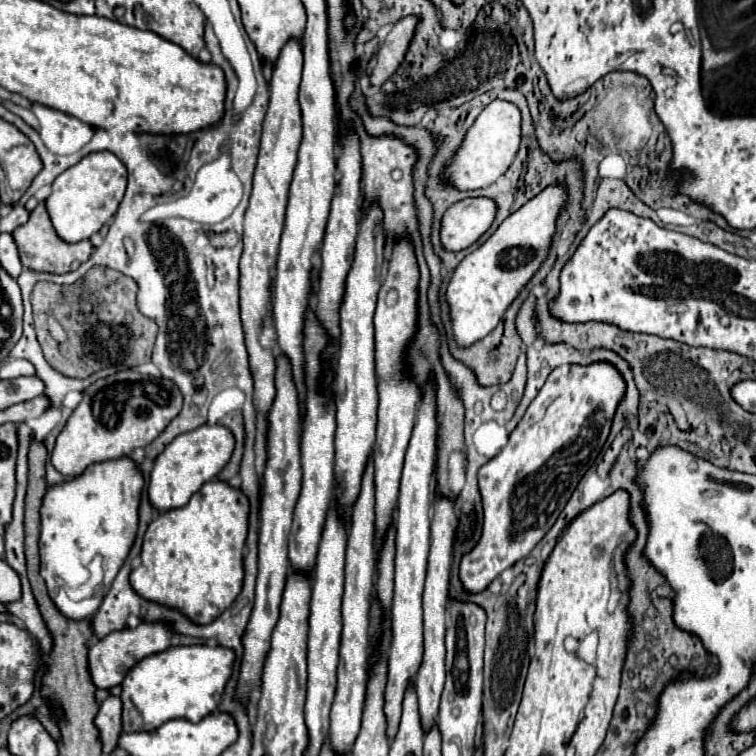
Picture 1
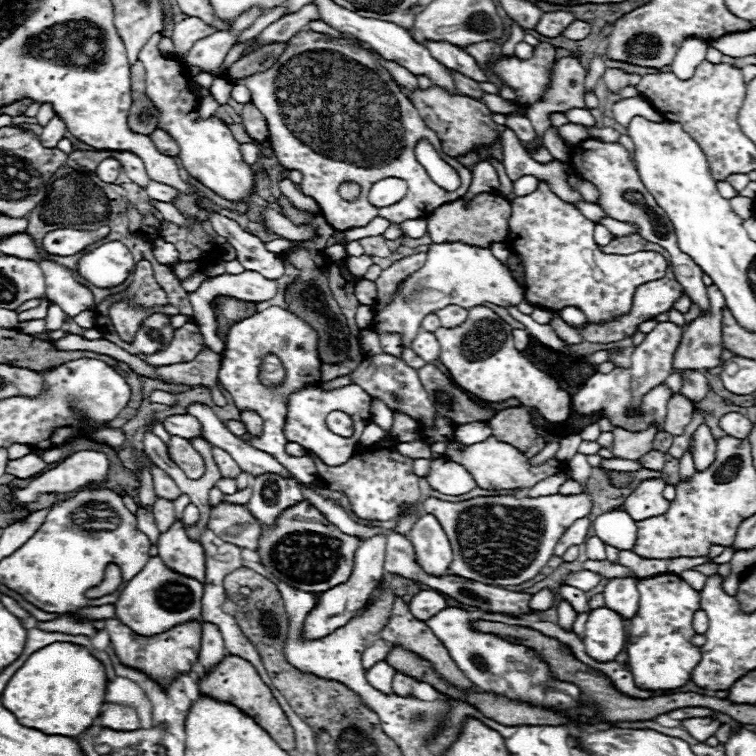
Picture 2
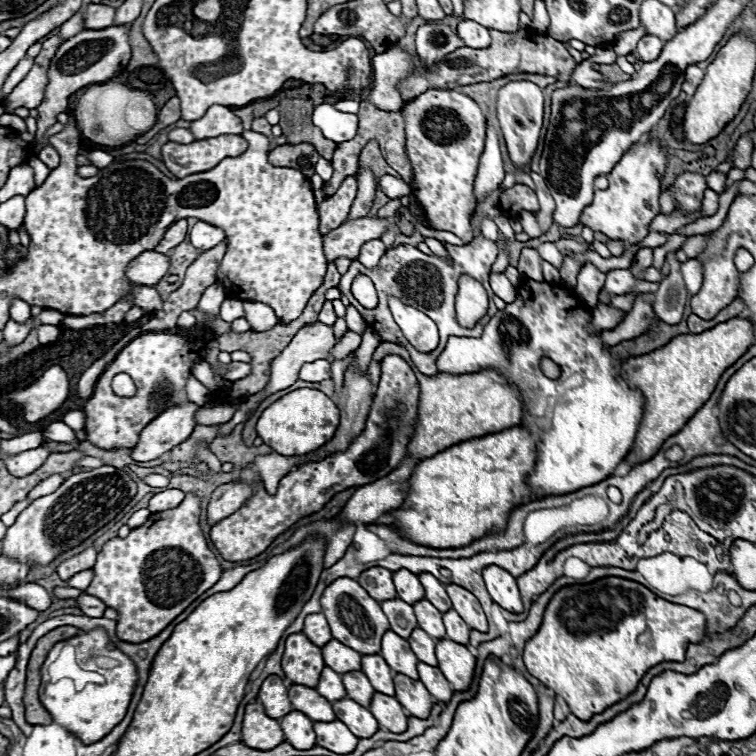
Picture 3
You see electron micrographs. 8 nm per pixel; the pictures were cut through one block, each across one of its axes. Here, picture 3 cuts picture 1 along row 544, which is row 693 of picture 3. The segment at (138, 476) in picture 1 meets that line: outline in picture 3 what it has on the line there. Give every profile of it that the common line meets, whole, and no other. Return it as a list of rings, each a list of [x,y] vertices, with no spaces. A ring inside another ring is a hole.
[[[104,630],[82,632],[80,636],[74,636],[68,642],[72,646],[76,646],[76,650],[78,650],[78,656],[76,656],[78,664],[82,668],[96,670],[98,674],[102,674],[106,678],[106,682],[104,684],[88,684],[88,688],[84,688],[82,692],[76,692],[72,680],[60,680],[60,682],[54,682],[52,684],[48,680],[48,674],[46,672],[48,672],[48,666],[50,666],[50,658],[54,660],[58,656],[58,646],[54,646],[48,652],[48,660],[42,666],[44,680],[42,680],[42,688],[40,688],[40,700],[42,700],[44,708],[50,712],[52,720],[56,724],[62,724],[68,732],[72,732],[84,744],[94,744],[94,742],[102,740],[102,736],[106,736],[124,718],[126,708],[128,708],[130,698],[132,698],[134,684],[138,680],[138,674],[136,674],[134,662],[126,654],[122,654],[118,648],[114,648],[112,644],[106,646],[106,650],[102,652],[102,656],[98,656],[98,654],[92,656],[92,652],[88,650],[88,646],[92,646],[92,644],[98,646],[98,642],[108,642],[108,636],[106,636]]]

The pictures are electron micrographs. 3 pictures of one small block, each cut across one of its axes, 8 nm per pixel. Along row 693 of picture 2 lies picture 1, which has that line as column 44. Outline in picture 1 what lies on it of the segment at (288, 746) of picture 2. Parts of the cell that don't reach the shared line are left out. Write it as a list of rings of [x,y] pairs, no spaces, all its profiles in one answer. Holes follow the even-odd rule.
[[[40,202],[32,214],[30,220],[22,226],[18,226],[12,232],[16,244],[18,244],[18,252],[20,252],[20,260],[24,266],[28,266],[30,270],[38,270],[38,272],[54,272],[54,274],[64,274],[64,272],[72,272],[76,270],[82,262],[86,262],[90,258],[90,252],[94,250],[90,240],[82,240],[76,244],[64,242],[56,232],[54,226],[50,224],[50,216],[46,212],[46,204]]]

